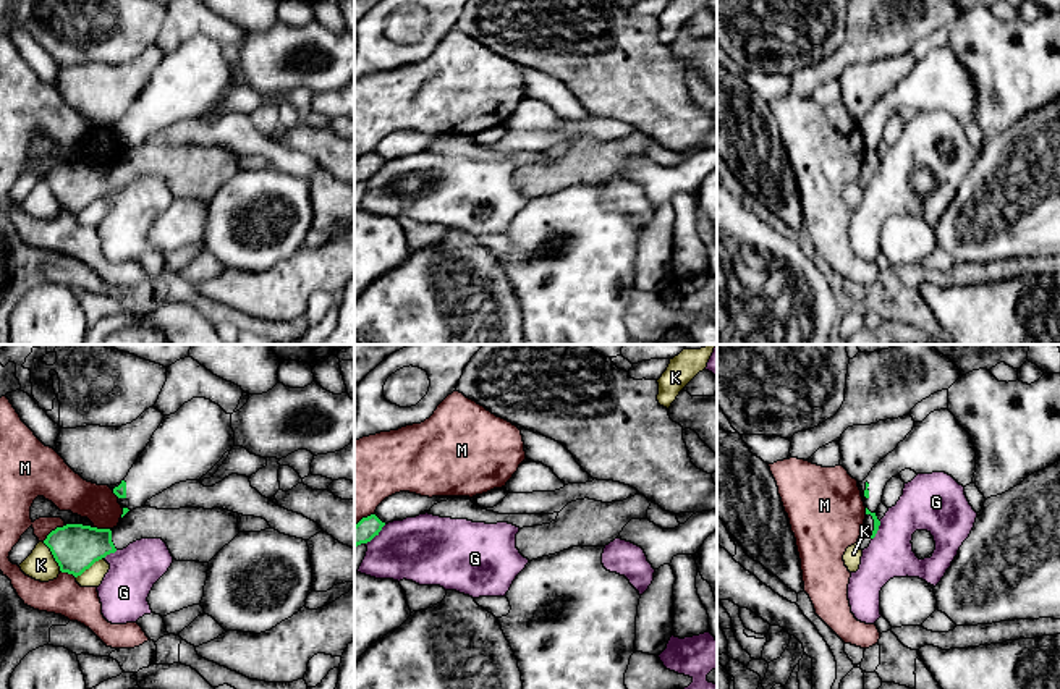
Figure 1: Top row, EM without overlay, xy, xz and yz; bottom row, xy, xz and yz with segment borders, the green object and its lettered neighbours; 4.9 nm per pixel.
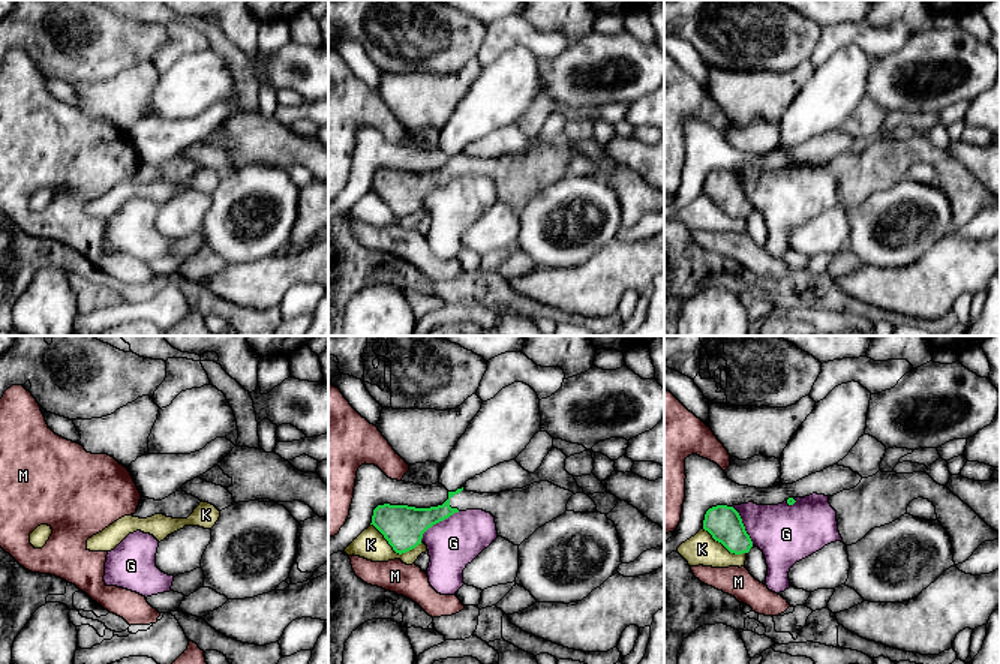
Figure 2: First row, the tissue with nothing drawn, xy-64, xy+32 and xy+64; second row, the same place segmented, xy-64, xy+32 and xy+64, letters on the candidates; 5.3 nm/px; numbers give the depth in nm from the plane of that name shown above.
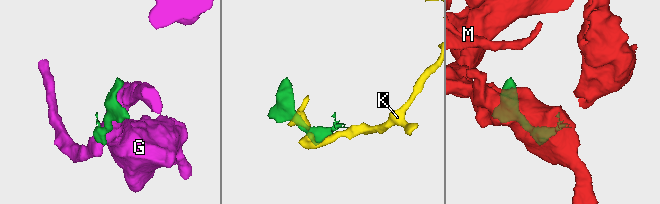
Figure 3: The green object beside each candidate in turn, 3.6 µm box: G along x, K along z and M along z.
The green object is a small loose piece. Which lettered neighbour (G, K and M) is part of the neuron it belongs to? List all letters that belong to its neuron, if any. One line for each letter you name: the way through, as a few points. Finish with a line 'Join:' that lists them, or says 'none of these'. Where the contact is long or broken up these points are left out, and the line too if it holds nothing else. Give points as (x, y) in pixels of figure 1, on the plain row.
Join: none of these

